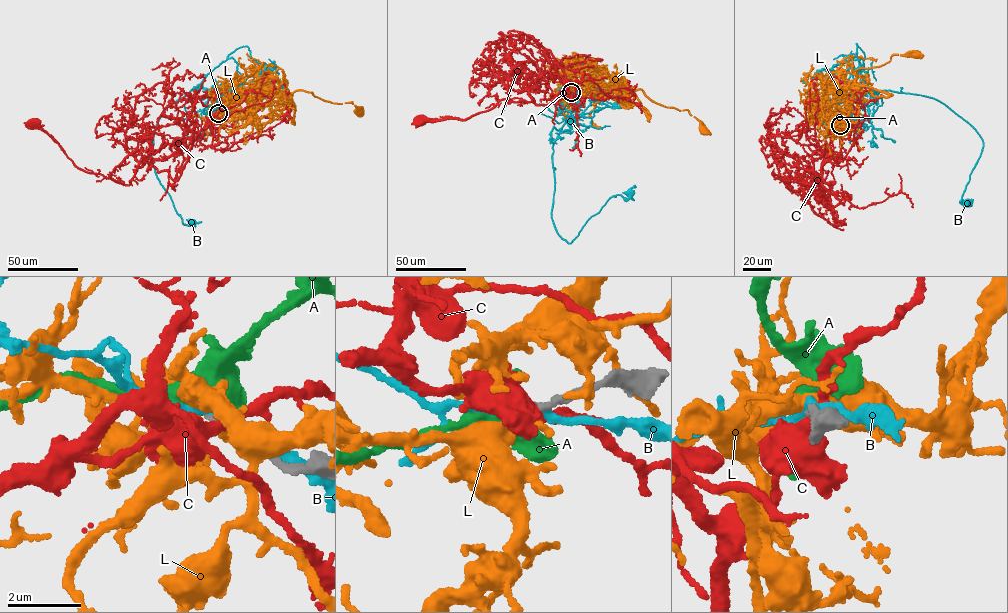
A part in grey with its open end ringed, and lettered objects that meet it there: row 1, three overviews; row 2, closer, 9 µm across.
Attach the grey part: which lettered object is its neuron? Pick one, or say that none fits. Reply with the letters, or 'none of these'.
A

